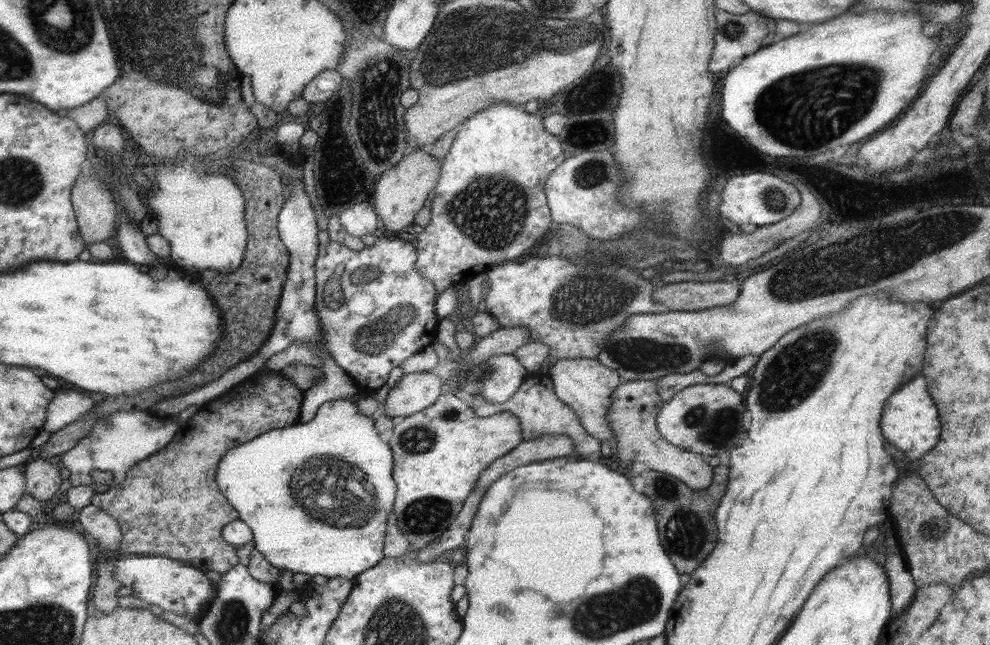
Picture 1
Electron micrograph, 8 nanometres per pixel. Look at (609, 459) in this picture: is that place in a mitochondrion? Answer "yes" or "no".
no

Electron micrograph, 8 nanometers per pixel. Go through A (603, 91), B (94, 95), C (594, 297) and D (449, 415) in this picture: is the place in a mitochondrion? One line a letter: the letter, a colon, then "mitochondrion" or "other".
A: other
B: other
C: mitochondrion
D: mitochondrion

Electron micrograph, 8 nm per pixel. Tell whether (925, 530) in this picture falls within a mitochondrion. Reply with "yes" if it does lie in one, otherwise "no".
yes

